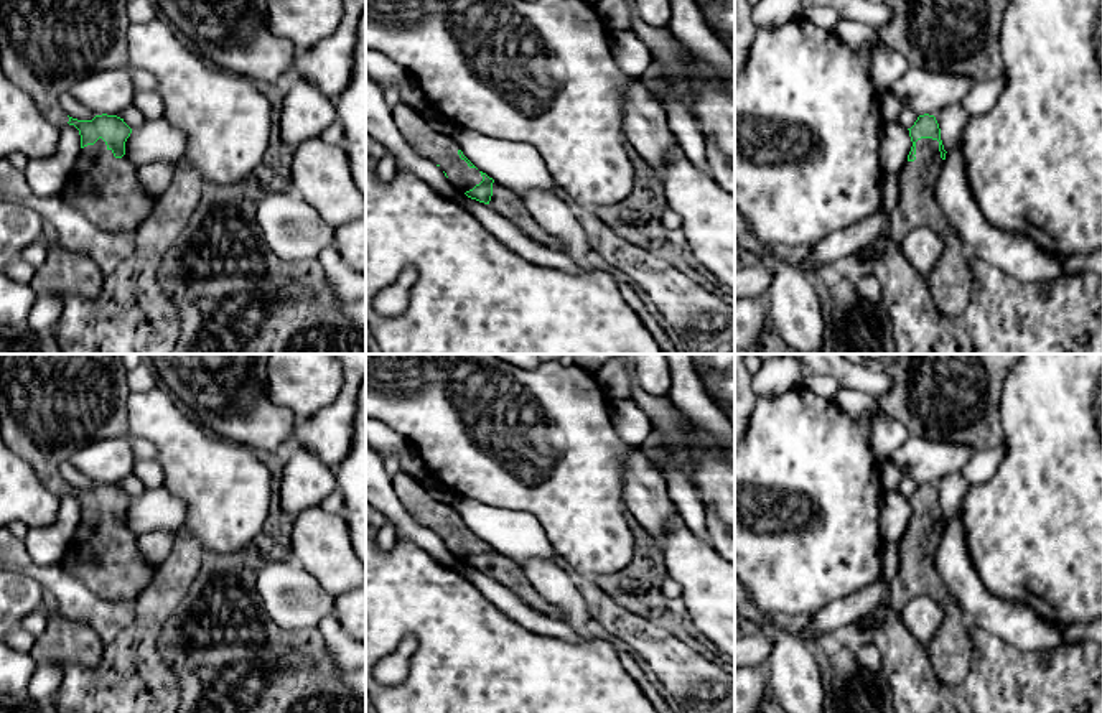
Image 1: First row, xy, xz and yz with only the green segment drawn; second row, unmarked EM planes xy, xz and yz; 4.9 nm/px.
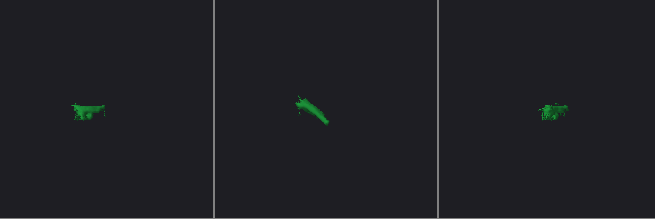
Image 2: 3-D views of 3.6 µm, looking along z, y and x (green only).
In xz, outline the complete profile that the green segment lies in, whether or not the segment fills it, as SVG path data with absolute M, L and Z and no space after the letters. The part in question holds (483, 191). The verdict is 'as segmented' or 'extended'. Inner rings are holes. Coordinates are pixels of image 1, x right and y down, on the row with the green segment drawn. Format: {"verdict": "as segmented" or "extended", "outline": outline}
{"verdict": "extended", "outline": "M404 102L390 104L392 120L409 147L425 161L443 170L450 183L468 198L489 204L506 216L534 240L552 249L562 249L557 237L542 229L527 211L522 198L497 184L479 171L460 150L451 135L433 132L420 112Z"}

